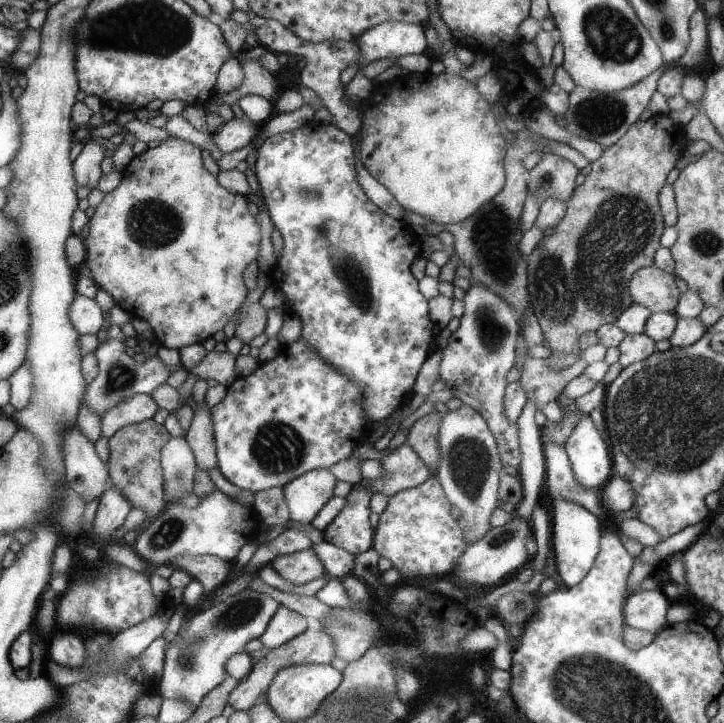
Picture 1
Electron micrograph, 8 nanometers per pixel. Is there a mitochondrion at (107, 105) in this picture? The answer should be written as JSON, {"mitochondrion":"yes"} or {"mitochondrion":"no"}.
{"mitochondrion":"no"}

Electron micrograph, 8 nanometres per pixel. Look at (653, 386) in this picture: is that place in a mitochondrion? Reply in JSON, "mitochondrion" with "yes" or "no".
{"mitochondrion":"yes"}

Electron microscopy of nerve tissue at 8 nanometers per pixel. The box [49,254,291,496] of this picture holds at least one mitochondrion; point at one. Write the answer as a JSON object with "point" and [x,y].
{"point":[120,378]}

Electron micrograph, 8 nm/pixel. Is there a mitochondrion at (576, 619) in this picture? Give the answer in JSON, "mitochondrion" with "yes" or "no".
{"mitochondrion":"no"}

